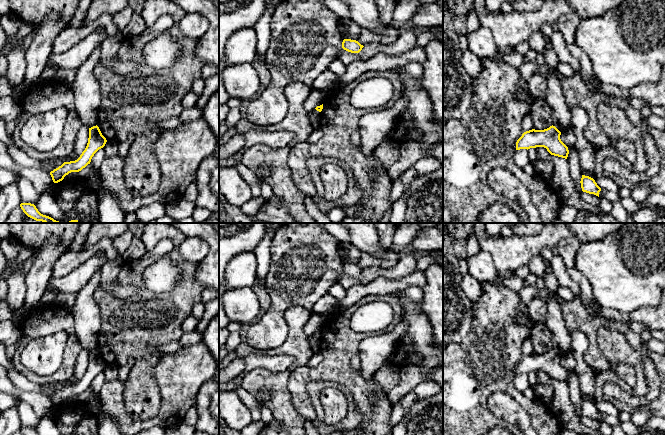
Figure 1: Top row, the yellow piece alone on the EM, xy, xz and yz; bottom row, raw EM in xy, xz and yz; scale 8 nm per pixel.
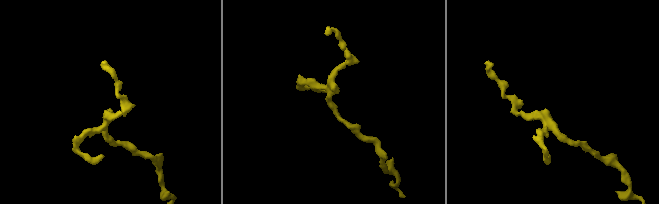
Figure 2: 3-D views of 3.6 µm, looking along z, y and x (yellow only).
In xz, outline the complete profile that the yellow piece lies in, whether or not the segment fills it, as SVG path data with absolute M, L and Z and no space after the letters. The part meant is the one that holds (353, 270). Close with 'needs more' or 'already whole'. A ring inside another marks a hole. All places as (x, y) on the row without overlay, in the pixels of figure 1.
M344 263L342 266L342 272L351 277L359 277L364 270L356 264Z | already whole

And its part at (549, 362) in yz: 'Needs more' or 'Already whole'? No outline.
Already whole

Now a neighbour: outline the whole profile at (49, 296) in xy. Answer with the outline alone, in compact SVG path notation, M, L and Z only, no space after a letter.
M46 290L41 297L41 301L39 303L39 306L37 307L38 311L41 311L44 307L46 307L49 304L54 304L56 300L56 291L54 290Z

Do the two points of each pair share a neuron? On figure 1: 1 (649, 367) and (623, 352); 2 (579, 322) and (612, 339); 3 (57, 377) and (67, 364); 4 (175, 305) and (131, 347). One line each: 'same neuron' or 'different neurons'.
1: different neurons
2: different neurons
3: same neuron
4: same neuron

